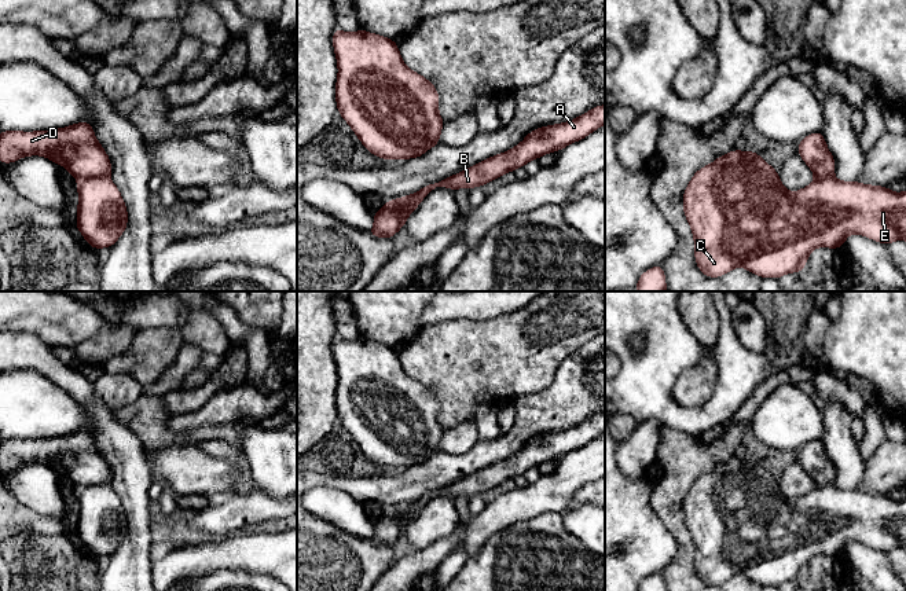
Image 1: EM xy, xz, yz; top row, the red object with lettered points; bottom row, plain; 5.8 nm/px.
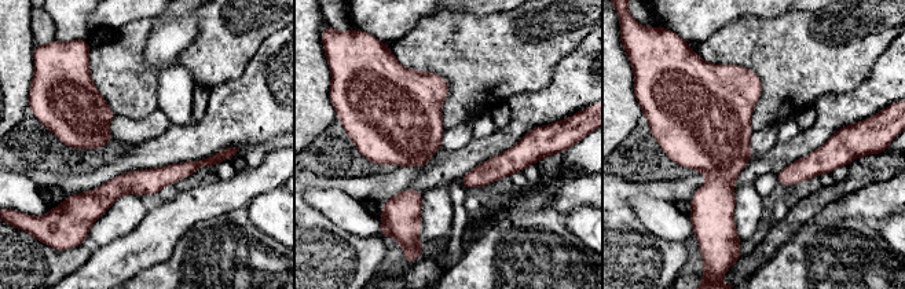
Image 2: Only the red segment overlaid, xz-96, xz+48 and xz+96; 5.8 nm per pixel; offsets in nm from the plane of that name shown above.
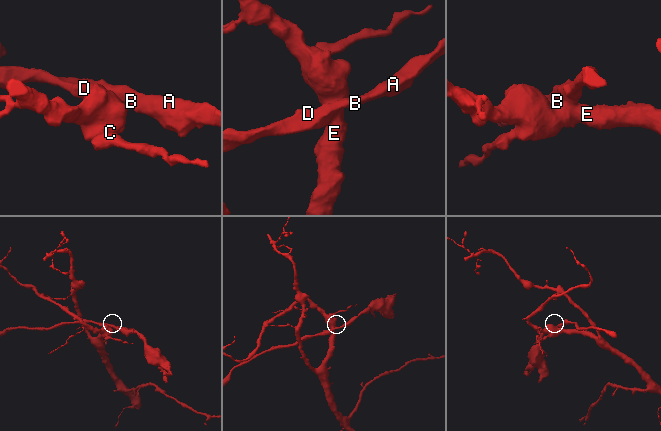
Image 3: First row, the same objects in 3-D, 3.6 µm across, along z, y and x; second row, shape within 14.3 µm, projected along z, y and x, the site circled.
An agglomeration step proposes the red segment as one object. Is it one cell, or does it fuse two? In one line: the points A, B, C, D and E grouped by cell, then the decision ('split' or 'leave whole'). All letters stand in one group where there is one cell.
A B D / C E; split

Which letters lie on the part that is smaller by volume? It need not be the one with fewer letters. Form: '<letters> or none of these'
A, B, D

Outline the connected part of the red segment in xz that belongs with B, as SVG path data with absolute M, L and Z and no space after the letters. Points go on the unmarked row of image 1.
M605 412L595 414L575 427L536 436L520 452L506 460L483 467L447 487L429 491L411 503L386 509L384 515L374 520L374 535L367 542L375 546L390 547L401 536L401 528L407 515L410 513L419 513L433 498L447 495L455 499L456 496L470 498L473 495L483 495L502 482L522 476L529 469L584 447L602 433L605 433Z

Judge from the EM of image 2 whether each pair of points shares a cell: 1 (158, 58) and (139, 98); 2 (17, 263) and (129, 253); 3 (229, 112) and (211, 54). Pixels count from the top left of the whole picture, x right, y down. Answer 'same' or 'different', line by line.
1: different
2: different
3: different

